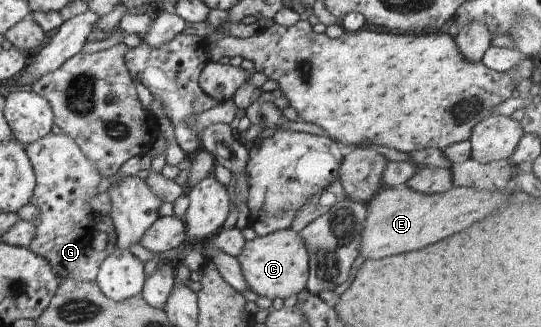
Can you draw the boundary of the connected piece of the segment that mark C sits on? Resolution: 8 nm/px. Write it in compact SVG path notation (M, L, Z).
M291 227L247 240L236 258L247 287L255 296L284 300L305 291L310 274L308 251L301 234Z

